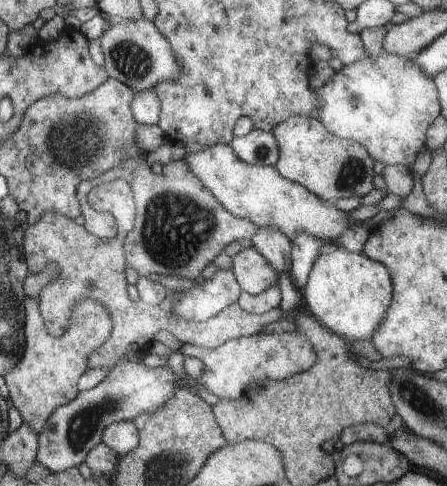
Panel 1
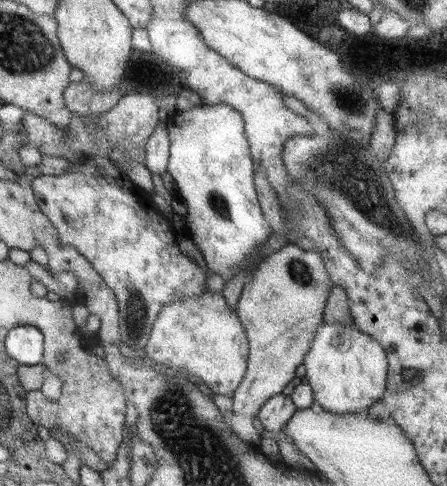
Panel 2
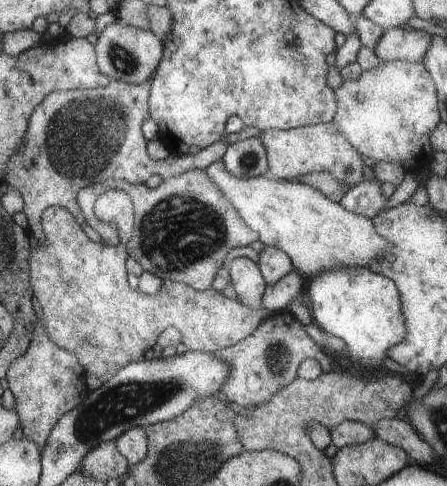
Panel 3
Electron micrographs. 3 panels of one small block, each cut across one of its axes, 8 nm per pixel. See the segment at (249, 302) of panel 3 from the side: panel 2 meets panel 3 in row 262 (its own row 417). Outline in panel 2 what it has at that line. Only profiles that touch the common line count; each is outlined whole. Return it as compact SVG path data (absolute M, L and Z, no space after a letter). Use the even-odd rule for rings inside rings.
M293 242L255 264L235 306L235 314L243 324L249 344L247 370L241 384L231 394L233 406L231 418L227 420L231 432L239 440L259 446L261 436L257 436L253 428L253 418L269 398L281 394L295 378L295 368L303 364L315 330L323 324L323 308L331 288L333 282L325 270L323 258L315 252L297 248Z

